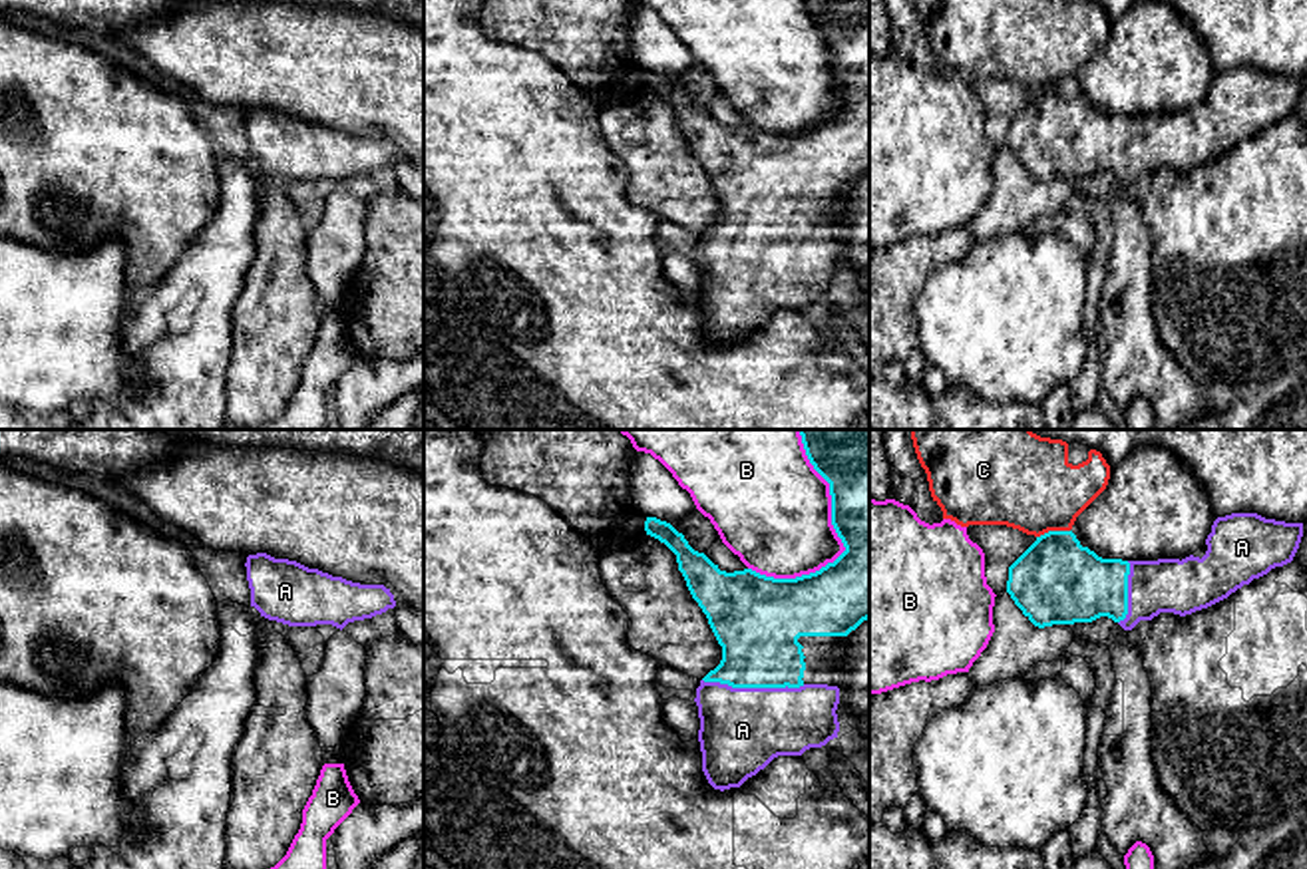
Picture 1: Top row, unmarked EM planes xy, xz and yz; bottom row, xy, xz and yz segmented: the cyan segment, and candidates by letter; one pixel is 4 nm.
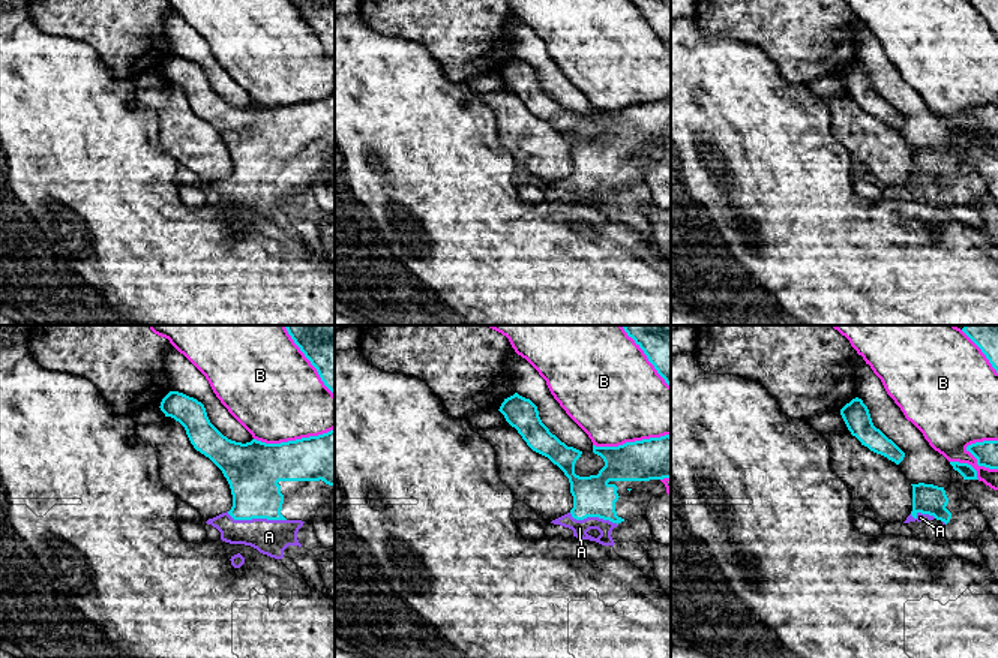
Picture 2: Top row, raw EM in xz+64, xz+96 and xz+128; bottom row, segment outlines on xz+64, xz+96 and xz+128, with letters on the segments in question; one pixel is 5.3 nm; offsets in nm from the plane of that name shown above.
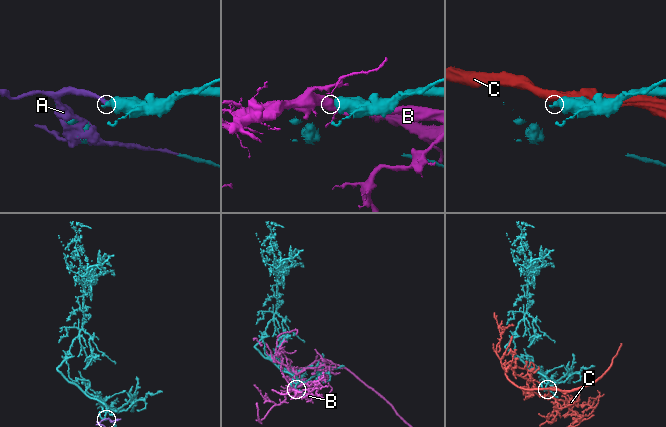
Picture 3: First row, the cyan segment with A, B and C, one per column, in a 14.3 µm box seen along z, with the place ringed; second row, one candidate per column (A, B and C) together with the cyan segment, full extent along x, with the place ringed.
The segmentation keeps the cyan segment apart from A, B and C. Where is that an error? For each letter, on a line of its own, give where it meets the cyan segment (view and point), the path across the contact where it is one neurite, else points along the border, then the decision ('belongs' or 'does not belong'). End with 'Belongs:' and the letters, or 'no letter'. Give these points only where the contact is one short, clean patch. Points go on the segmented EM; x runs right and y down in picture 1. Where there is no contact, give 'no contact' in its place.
A: meets cyan in xz at (754, 687); belongs
B: meets cyan in xz at (832, 523); does not belong
C: meets cyan in yz at (1053, 531); does not belong
Belongs: A

